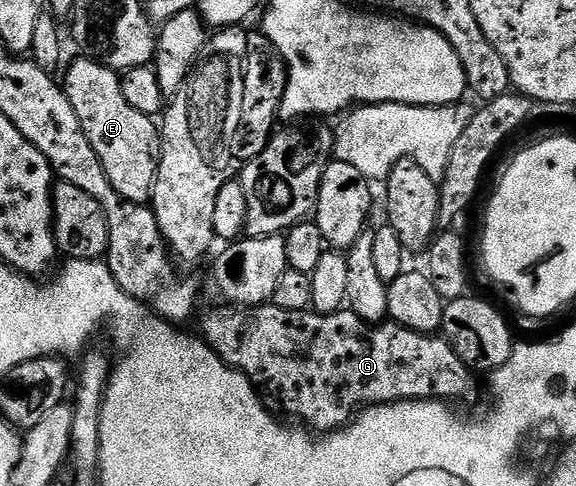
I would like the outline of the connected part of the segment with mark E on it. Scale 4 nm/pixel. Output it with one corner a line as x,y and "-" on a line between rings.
78,59
68,66
67,77
61,80
69,106
73,106
77,122
81,122
85,138
89,138
89,146
93,146
109,182
113,182
113,190
117,190
121,198
129,198
129,202
147,204
159,169
160,129
152,117
129,106
125,94
121,94
120,73
95,60

